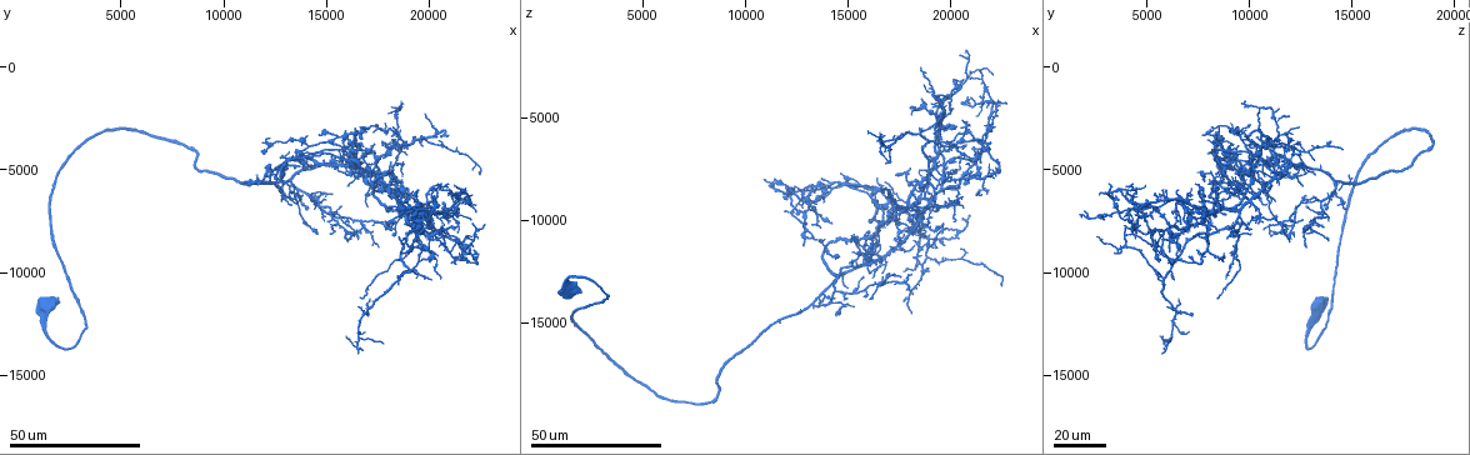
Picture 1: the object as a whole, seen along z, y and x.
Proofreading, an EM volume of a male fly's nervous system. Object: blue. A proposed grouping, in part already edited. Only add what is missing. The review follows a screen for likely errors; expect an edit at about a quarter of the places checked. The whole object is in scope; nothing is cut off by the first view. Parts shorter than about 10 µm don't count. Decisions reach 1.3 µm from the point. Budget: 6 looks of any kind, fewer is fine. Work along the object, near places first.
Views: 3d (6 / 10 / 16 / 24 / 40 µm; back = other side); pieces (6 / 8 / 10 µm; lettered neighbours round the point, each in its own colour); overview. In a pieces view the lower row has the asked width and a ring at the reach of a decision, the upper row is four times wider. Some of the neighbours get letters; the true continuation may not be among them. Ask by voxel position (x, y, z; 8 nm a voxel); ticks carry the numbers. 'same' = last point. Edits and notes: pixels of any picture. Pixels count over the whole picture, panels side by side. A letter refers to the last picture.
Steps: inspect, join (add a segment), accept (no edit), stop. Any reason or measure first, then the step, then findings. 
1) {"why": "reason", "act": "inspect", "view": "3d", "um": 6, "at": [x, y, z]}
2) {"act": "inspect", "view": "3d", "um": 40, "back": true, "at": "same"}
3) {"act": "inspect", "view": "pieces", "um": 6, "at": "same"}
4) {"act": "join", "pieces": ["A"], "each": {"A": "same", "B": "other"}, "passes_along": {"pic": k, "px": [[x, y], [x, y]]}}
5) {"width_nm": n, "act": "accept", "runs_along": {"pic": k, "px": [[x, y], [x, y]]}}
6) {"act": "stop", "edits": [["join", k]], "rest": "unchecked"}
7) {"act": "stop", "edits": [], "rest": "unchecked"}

{"why": "branch stops here", "act": "inspect", "view": "3d", "um": 24, "at": [21900, 9300, 8700]}

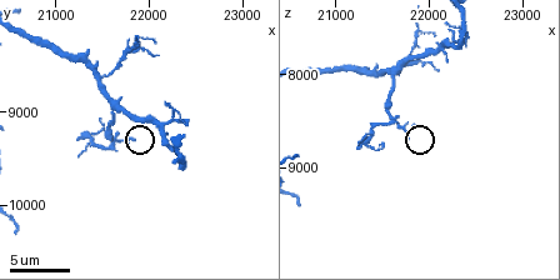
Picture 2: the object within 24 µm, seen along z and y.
{"act": "inspect", "view": "3d", "um": 6, "at": [21800, 9350, 8700]}

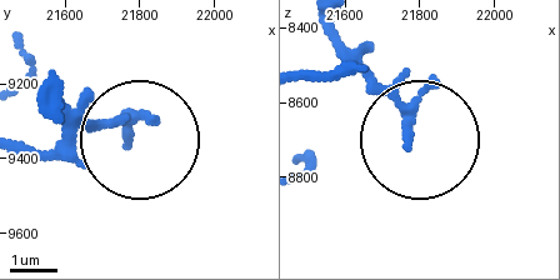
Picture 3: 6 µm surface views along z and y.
{"act": "inspect", "view": "pieces", "um": 6, "at": [21770, 9340, 8690]}

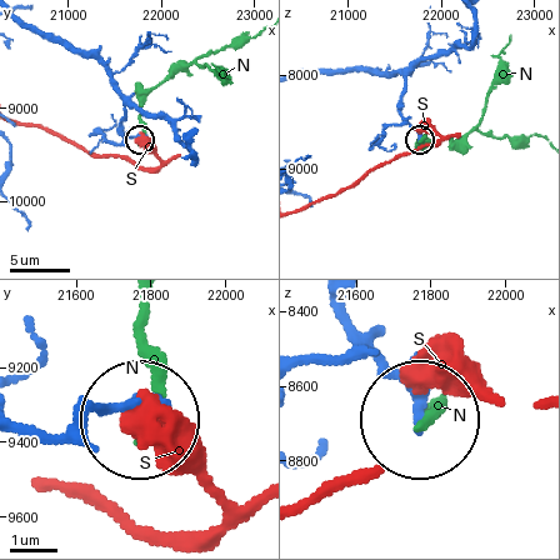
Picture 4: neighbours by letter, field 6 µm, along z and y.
{"act": "accept", "each": {"N": "other", "S": "other"}, "runs_along": {"pic": 4, "px": [[351, 301], [355, 336], [419, 416]]}, "found": "no lettered segment goes on from it"}

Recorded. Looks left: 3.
{"why": "free end", "act": "inspect", "view": "3d", "um": 40, "at": [20900, 8800, 5100]}

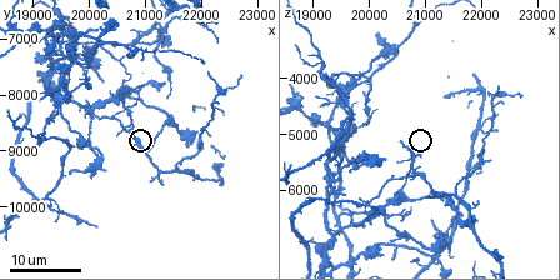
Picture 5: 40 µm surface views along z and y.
{"act": "inspect", "view": "pieces", "um": 8, "at": [20750, 8700, 5200]}

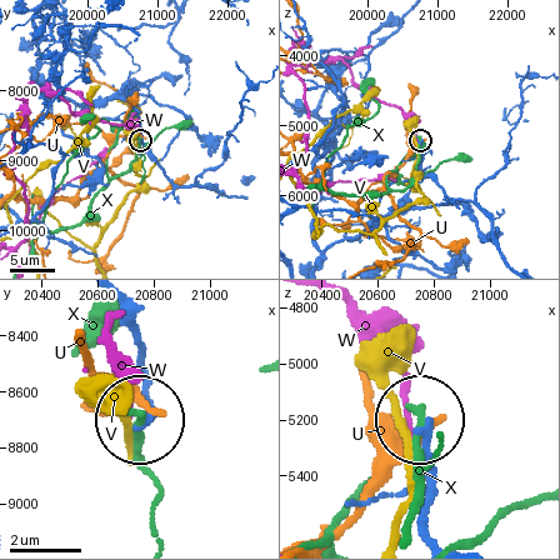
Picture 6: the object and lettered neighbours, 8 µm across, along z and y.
{"width_nm": 260, "act": "accept", "each": {"U": "other", "V": "other", "W": "other", "X": "other"}, "runs_along": {"pic": 6, "px": [[430, 538], [424, 424]]}, "found": "none of them fits"}

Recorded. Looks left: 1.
{"act": "stop", "edits": [], "rest": "unchecked"}

